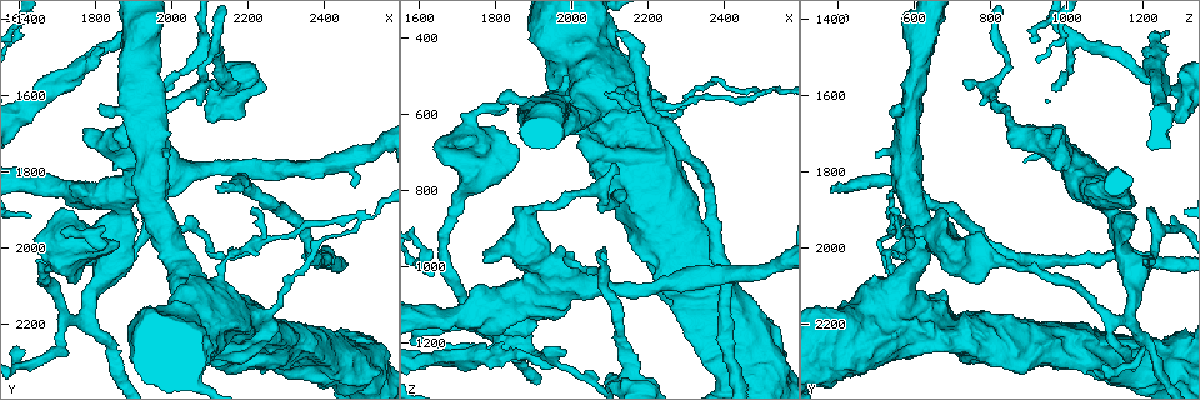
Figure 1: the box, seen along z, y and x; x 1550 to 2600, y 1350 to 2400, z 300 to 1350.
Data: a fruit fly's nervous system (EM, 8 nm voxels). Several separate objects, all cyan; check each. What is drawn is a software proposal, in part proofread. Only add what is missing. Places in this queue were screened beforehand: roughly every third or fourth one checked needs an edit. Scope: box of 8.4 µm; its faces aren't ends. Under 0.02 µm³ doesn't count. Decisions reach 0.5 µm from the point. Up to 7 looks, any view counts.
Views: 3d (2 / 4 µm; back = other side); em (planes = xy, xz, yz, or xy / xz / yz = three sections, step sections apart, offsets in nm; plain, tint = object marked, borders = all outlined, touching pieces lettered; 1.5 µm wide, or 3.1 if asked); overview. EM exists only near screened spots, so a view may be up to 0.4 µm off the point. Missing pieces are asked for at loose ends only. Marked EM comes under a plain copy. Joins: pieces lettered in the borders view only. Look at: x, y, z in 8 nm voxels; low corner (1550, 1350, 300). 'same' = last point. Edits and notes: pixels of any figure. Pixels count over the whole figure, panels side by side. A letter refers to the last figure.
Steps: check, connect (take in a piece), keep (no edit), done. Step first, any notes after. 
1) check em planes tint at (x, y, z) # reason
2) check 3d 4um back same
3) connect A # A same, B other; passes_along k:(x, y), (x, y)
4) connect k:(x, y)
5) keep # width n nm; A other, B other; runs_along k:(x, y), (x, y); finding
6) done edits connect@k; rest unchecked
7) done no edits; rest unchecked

check 3d 2um at (1980, 1905, 1220) # an open end

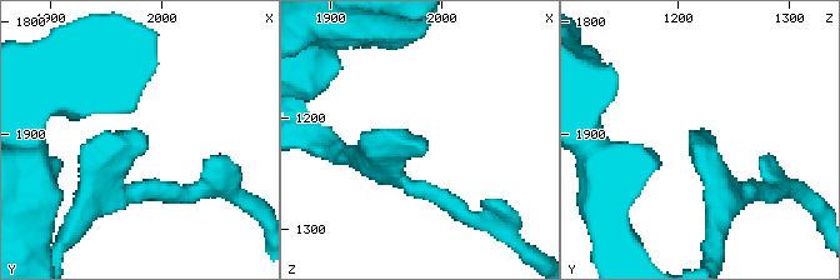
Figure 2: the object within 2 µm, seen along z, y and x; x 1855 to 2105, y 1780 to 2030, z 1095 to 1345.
check em planes borders at (1984, 1904, 1220) # now the EM

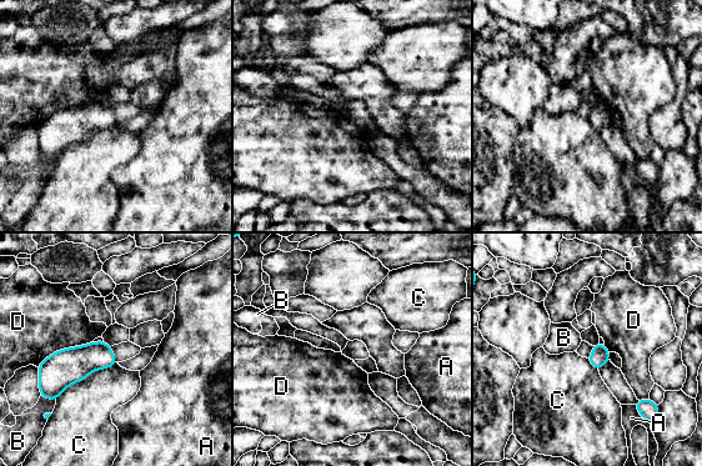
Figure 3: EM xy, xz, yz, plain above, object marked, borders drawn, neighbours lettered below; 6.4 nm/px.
keep # A other, B other, C other, D other; border 3:(116, 362), (73, 382), (56, 400); none of them fits

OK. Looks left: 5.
check em xz step 8 tint at (1990, 1590, 960) # branch stops here

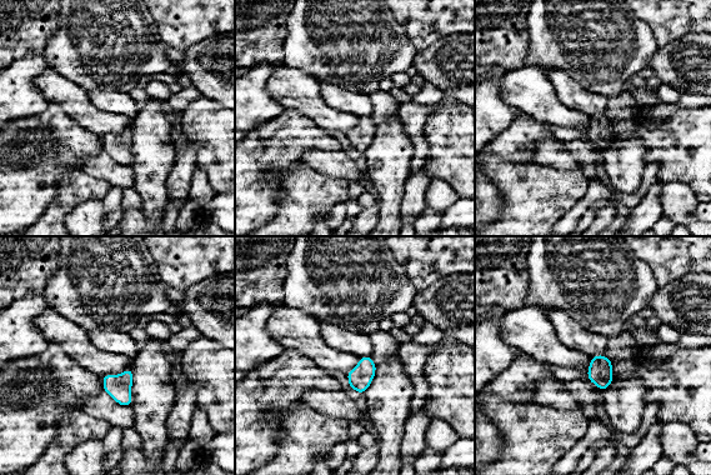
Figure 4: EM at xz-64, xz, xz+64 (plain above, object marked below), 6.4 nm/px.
check em planes borders same # another direction

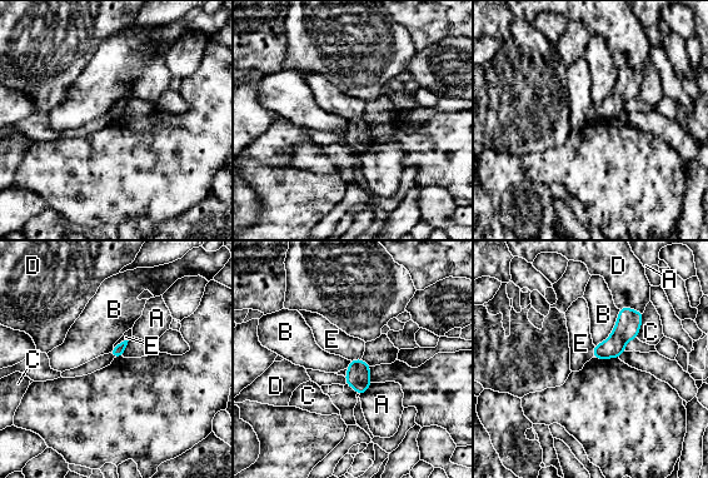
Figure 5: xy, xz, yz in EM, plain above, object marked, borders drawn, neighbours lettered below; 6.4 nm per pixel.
keep # longest_contact B 280 nm; A other, B other, C other, D other, E other; none of them fits

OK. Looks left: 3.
check 3d 4um at (2115, 1840, 390) # an open end

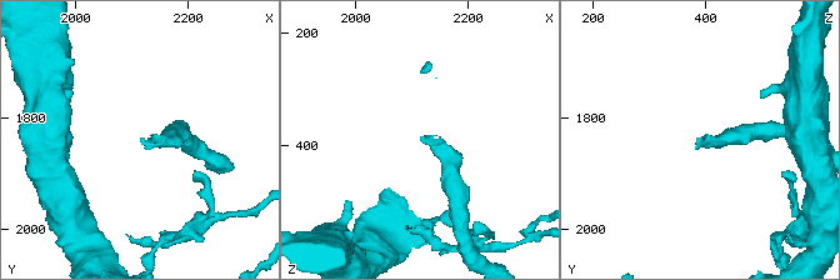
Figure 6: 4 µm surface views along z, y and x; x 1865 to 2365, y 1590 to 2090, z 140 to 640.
check em xz step 4 tint at (2115, 1845, 390) # need the tissue

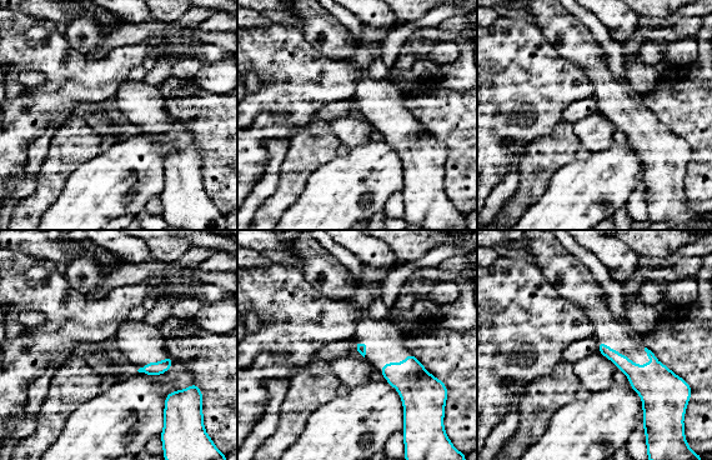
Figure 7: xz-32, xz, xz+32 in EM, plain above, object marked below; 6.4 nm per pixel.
check em planes borders same

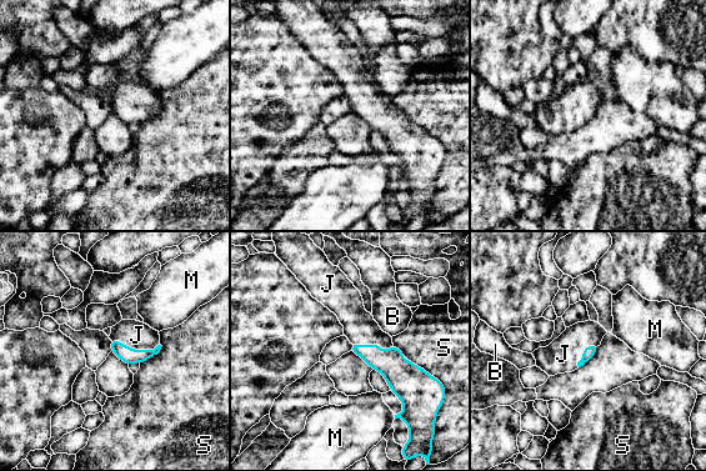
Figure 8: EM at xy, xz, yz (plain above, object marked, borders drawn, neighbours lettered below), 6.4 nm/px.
connect J # B other, J same, M other, S other; the cell continues

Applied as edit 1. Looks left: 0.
done edits connect@8; rest unchecked

